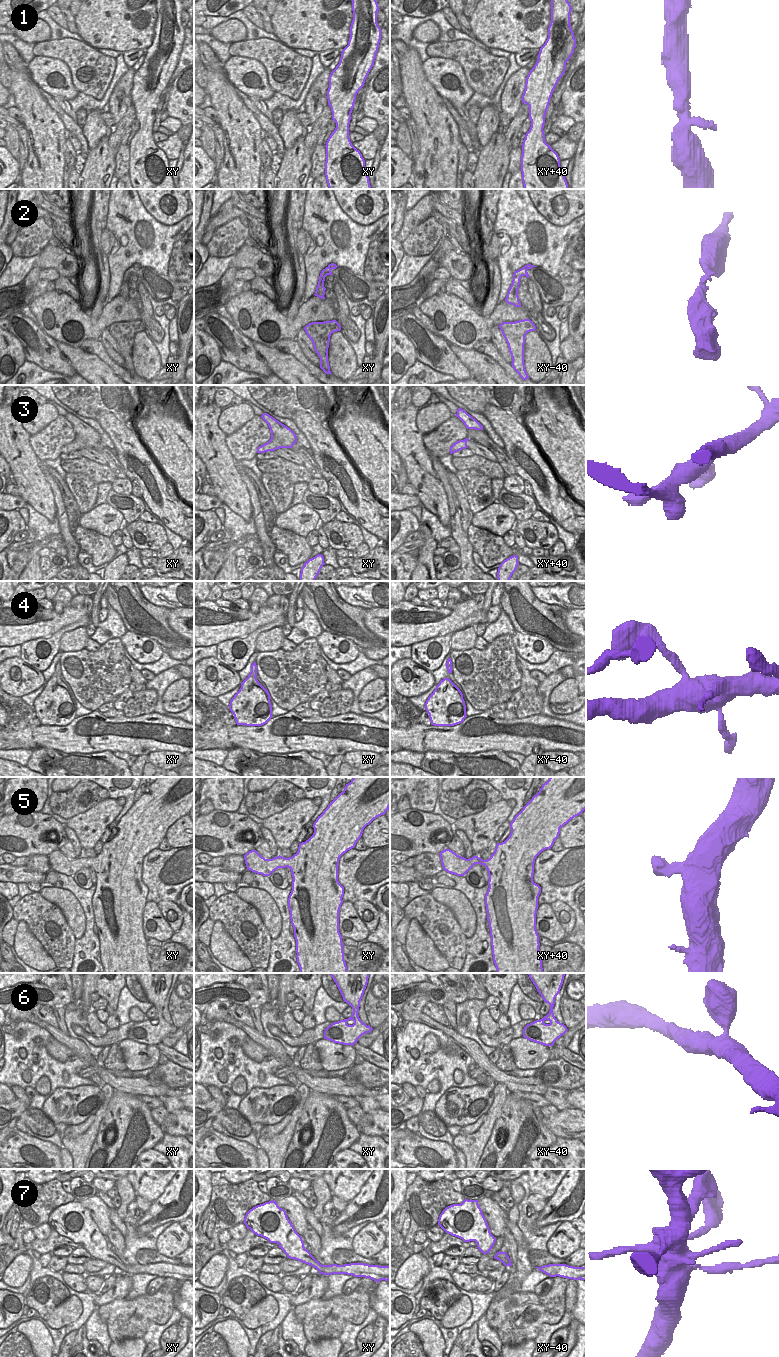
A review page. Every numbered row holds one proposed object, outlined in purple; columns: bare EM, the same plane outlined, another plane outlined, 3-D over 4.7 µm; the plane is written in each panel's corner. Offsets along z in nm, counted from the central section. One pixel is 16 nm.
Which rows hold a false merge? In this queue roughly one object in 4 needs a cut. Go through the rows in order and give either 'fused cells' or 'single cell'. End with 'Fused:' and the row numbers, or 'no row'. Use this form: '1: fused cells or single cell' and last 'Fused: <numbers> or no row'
1: single cell
2: fused cells
3: single cell
4: single cell
5: single cell
6: single cell
7: fused cells
Fused: 2, 7

